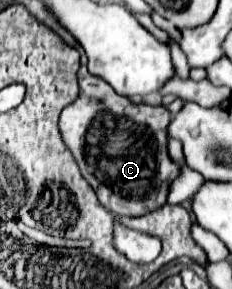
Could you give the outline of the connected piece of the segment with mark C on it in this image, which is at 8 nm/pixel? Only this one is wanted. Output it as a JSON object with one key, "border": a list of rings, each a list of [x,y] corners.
{"border":[[[85,65],[77,71],[77,81],[81,97],[63,109],[59,131],[103,207],[117,217],[141,217],[165,205],[169,183],[179,175],[179,165],[167,155],[169,111],[131,103],[117,95],[109,83],[89,75]]]}

